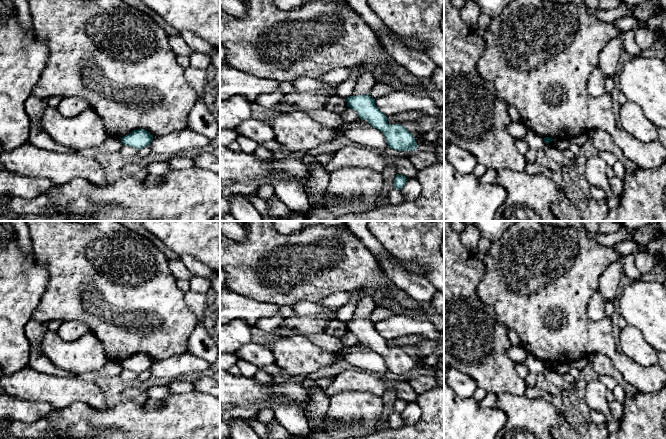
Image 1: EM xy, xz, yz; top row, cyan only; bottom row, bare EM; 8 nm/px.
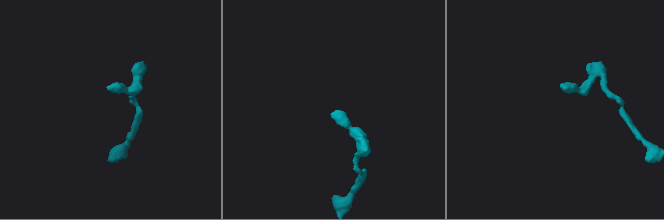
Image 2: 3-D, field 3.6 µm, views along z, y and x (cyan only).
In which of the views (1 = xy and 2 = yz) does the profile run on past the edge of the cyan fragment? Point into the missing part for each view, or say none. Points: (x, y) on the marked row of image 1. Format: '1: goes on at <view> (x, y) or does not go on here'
1: does not go on here
2: does not go on here

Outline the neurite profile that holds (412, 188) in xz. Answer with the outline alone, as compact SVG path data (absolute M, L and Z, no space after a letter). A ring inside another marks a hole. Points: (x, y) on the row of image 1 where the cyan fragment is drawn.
M410 178L406 181L401 193L404 201L416 200L421 193L421 185L416 178Z

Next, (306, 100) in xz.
M298 90L294 93L284 94L283 104L292 105L302 110L324 109L325 102L331 96L324 93Z

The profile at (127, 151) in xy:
M123 145L119 152L124 157L132 157L134 155L138 155L138 149L137 148L127 146L127 145Z

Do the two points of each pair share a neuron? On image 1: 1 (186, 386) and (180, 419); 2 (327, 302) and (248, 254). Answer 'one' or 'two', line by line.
1: two
2: two

